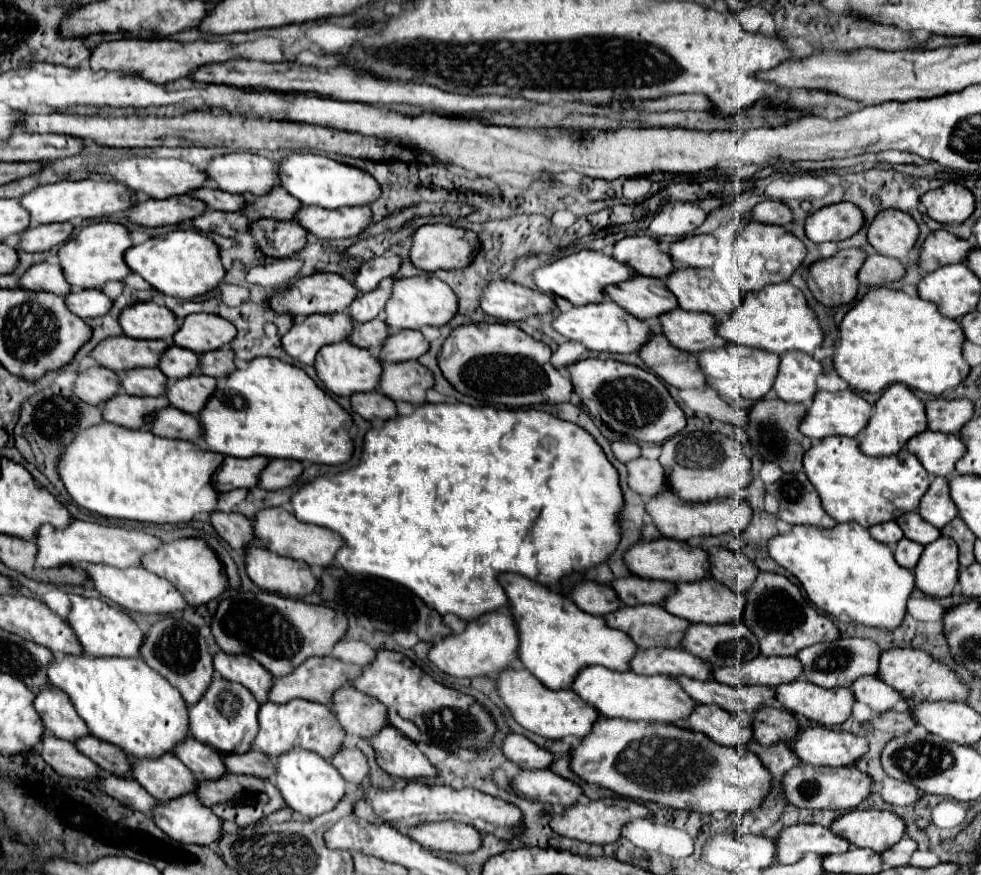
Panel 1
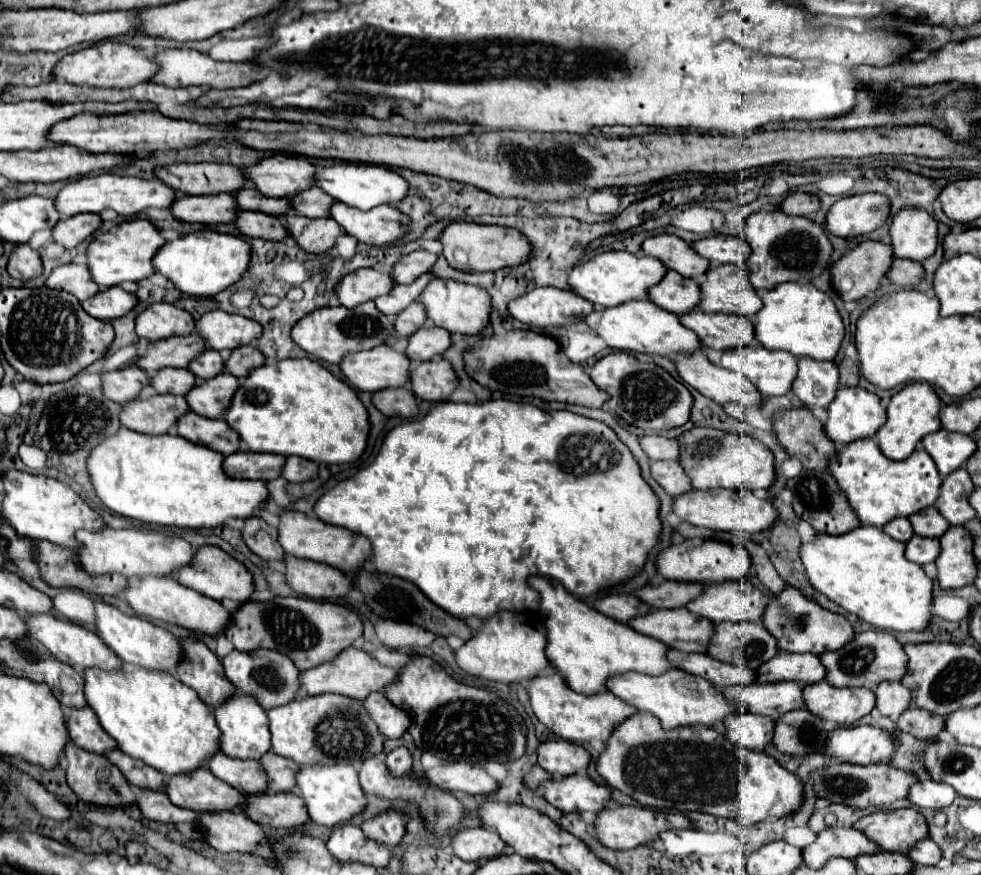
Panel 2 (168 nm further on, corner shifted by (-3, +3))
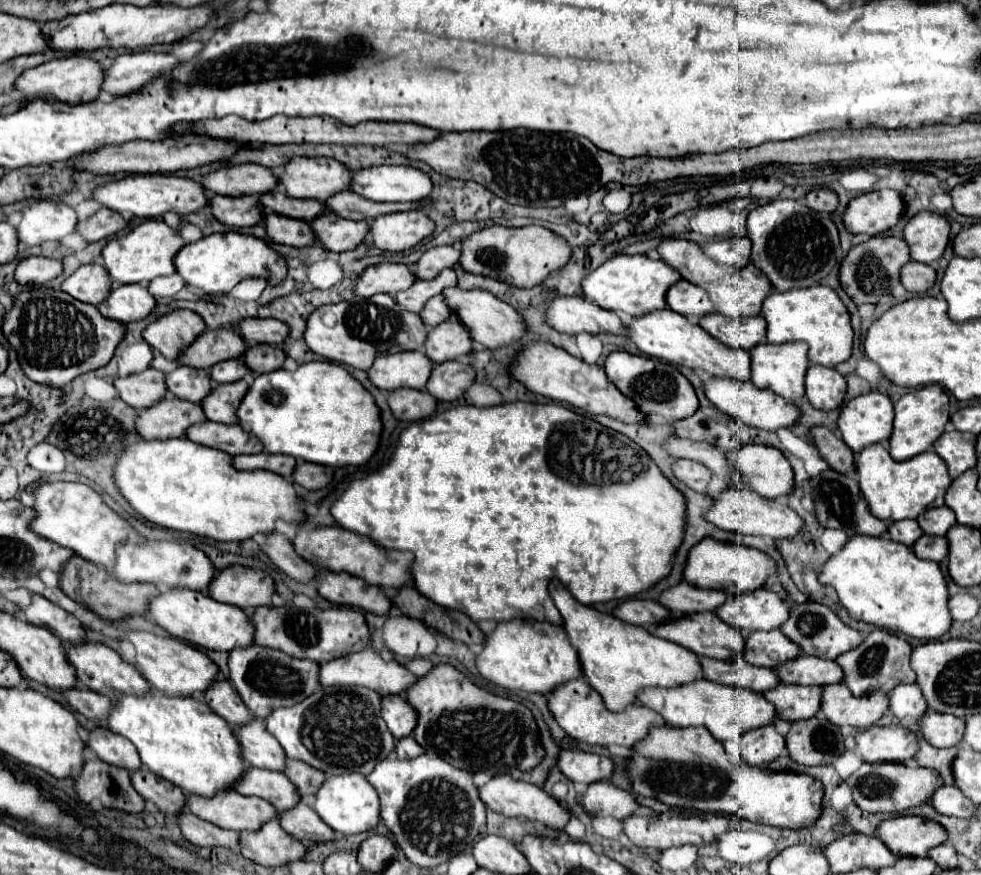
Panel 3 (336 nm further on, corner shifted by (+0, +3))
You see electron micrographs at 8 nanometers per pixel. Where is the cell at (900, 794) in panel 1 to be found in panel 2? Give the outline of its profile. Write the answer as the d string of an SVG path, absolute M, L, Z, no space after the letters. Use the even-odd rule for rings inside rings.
M921 781L921 783L911 787L909 801L919 809L925 807L925 809L941 811L955 801L955 795L957 793L951 785L937 783L937 781Z

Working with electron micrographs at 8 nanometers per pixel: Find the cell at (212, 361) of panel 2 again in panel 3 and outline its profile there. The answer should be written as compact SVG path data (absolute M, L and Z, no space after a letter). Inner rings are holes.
M226 359L210 367L210 377L214 383L232 383L236 379L242 379L248 373L248 367L242 363L242 359Z

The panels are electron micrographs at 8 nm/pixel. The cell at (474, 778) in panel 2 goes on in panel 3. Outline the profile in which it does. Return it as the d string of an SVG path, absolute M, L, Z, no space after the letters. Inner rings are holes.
M510 775L492 777L488 783L478 787L478 793L480 793L480 799L486 803L486 807L490 807L492 811L504 813L508 817L526 817L526 819L540 821L540 823L554 827L554 829L564 829L566 823L570 821L570 813L556 799L552 799L540 787L524 783L524 781L516 781Z

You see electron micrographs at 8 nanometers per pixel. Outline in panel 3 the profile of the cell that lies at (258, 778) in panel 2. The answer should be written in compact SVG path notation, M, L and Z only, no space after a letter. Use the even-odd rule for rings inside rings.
M248 767L244 775L234 783L234 789L240 795L248 795L248 797L254 795L266 799L278 811L292 809L300 801L294 785L286 779L284 773L266 771L258 767Z

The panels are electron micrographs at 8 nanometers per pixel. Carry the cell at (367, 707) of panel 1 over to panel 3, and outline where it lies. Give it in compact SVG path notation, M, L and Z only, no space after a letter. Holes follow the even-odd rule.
M386 695L382 697L382 717L394 735L394 739L408 737L416 727L418 713L404 701L402 695Z

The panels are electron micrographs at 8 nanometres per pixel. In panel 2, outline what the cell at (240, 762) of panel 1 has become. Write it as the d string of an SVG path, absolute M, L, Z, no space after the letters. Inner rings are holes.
M269 751L267 755L263 755L259 763L265 767L269 775L269 791L281 793L281 791L291 791L297 787L295 775L299 771L299 765L295 765L295 761Z

